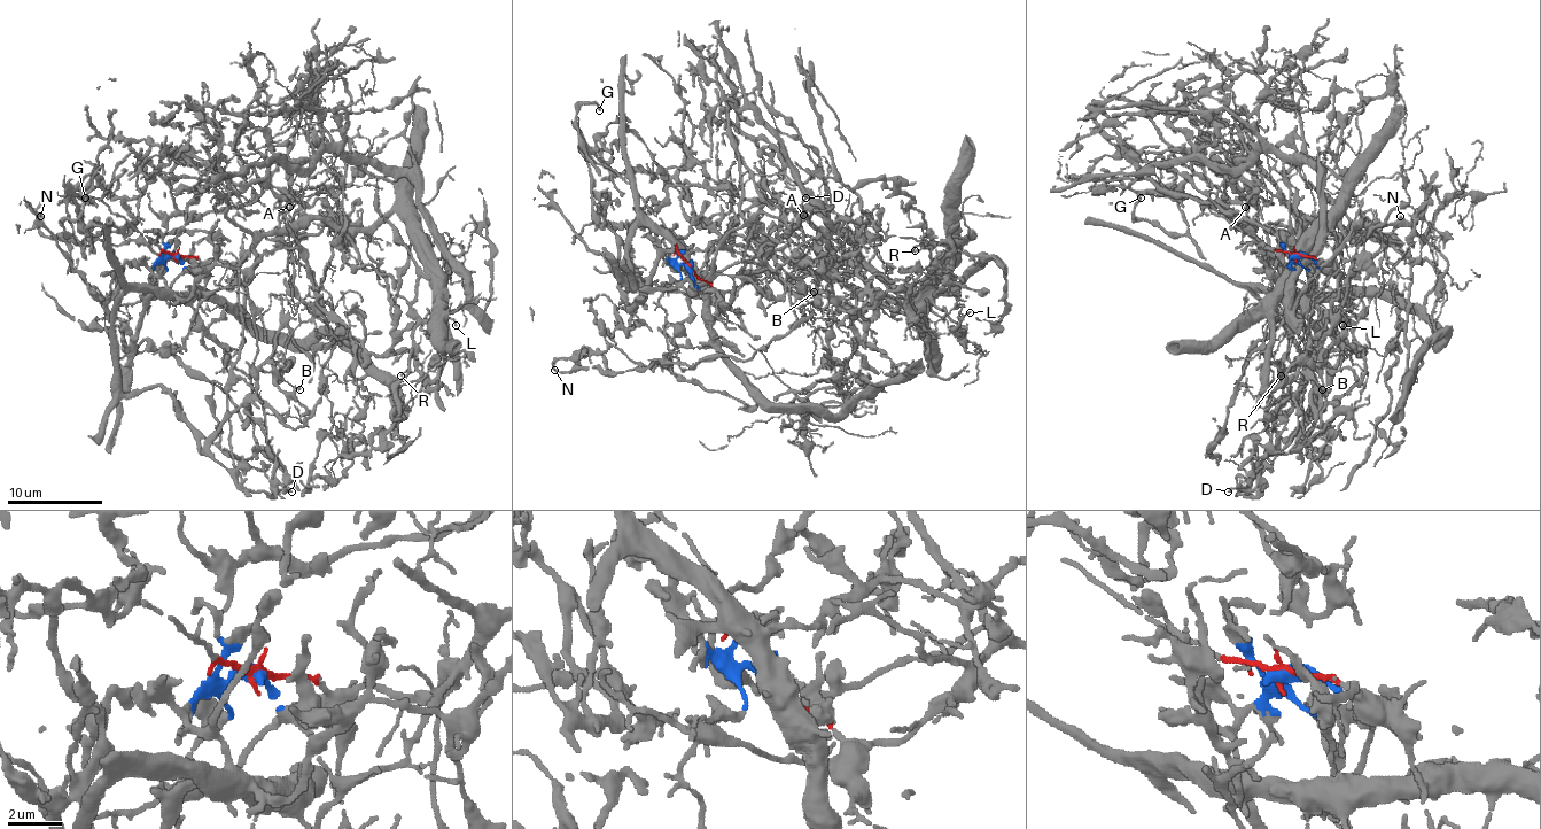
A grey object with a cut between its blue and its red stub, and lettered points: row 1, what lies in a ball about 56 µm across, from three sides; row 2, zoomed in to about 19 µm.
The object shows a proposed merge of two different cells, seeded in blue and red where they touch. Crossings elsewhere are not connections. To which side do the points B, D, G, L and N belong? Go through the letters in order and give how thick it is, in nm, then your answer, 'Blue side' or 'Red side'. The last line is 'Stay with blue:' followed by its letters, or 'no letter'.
B: Thickness 160 nm. Blue side
D: Thickness 160 nm. Blue side
G: Thickness 200 nm. Blue side
L: Thickness 130 nm. Red side
N: Thickness 110 nm. Blue side
Stay with blue: B, D, G, N

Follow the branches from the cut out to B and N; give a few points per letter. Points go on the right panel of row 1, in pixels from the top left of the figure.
B: (1297, 255), (1276, 291), (1254, 293), (1318, 385), (1316, 423), (1283, 451), (1283, 373), (1323, 390)
N: (1297, 255), (1283, 271), (1290, 293), (1394, 293), (1419, 304), (1437, 269), (1377, 239), (1385, 246), (1401, 215)

